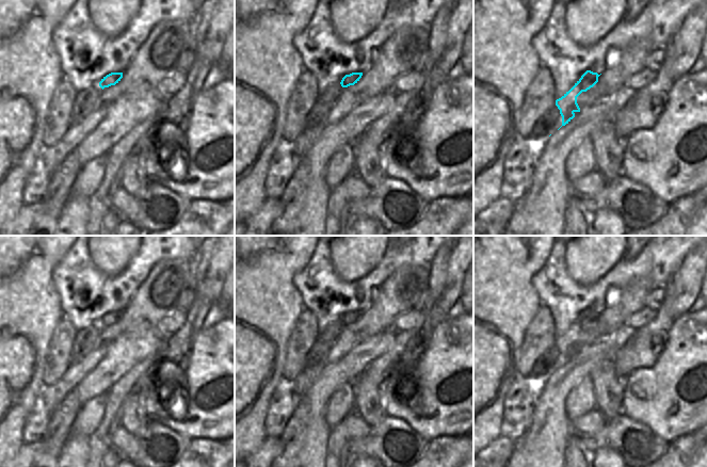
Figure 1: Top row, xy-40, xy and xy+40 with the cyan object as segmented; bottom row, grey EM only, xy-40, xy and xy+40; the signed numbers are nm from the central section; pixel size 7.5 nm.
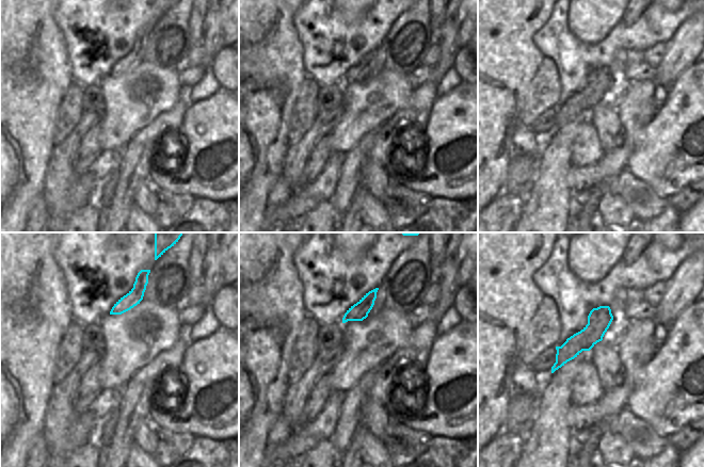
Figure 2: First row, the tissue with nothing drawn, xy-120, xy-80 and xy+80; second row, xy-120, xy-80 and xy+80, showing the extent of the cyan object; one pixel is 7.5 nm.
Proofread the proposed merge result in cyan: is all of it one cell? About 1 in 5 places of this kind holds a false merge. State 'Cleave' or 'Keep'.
Keep.

